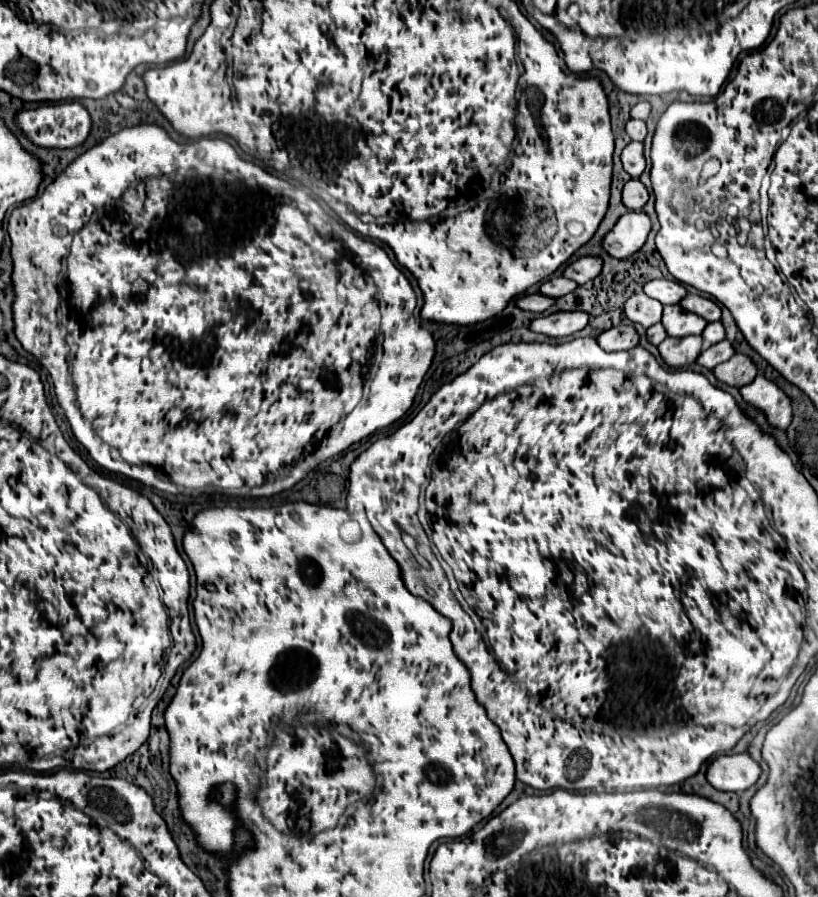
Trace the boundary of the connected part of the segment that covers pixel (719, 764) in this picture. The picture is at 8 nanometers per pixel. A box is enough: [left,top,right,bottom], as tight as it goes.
[706,753,760,791]

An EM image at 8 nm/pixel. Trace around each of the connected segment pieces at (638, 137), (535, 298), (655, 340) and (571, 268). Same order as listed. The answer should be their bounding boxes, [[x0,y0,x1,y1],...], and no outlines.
[[626,119,646,141],[516,293,554,313],[646,323,666,347],[562,257,602,285]]

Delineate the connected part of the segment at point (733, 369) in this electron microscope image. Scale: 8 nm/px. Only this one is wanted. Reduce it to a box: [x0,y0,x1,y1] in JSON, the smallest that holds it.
[714,353,758,389]

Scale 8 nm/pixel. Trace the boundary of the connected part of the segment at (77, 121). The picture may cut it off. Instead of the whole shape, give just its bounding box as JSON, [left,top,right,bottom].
[16,103,90,149]

